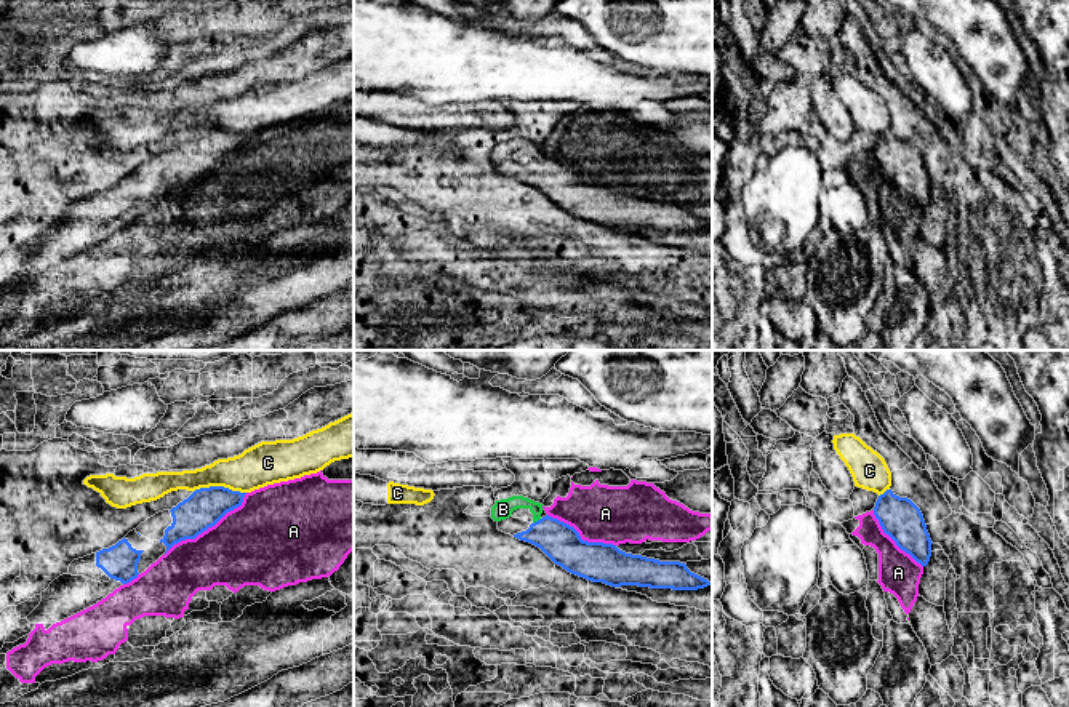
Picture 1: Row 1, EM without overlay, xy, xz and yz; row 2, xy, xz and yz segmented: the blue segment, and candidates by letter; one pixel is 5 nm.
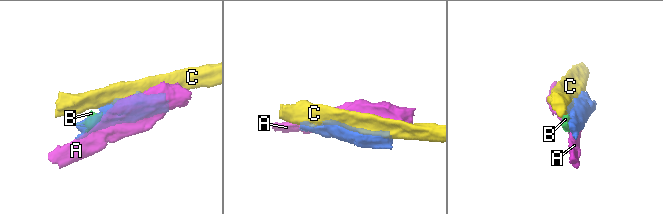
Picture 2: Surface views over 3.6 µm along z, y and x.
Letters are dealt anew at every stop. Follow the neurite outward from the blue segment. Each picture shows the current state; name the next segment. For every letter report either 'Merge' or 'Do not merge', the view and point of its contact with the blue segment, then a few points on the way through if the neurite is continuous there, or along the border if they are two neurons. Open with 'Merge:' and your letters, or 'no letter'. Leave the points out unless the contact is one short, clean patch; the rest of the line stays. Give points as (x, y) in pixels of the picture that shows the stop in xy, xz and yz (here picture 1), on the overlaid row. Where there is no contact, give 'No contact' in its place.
Merge: B
A: Do not merge. Touches blue at xy (208, 527)
B: Merge. Touches blue at xz (538, 520)
C: Do not merge. Touches blue at xy (220, 487)

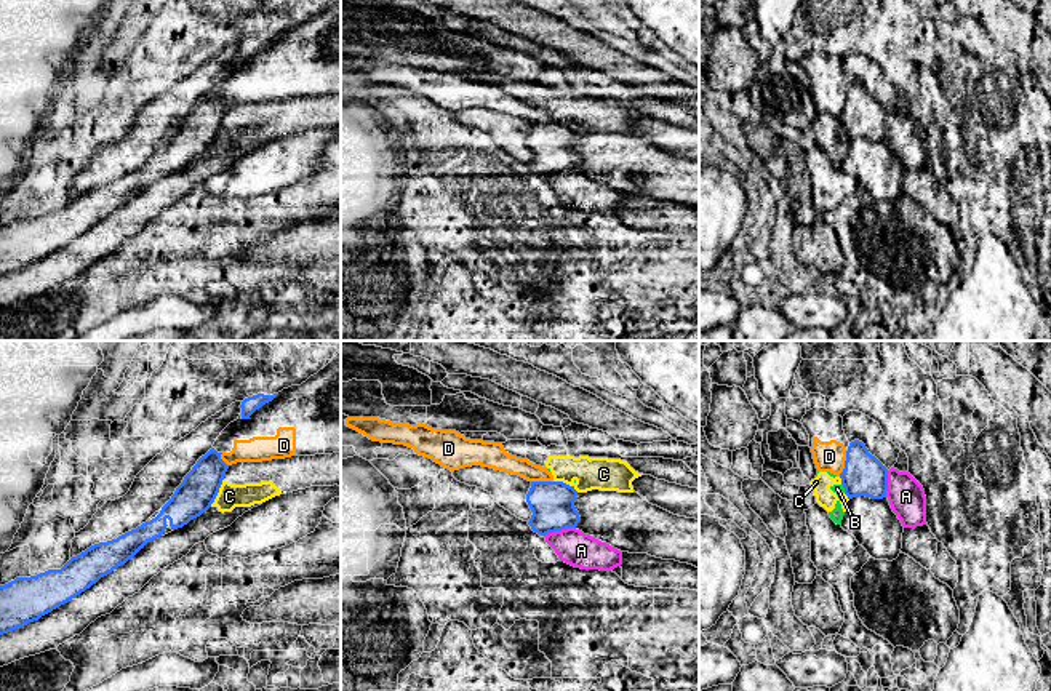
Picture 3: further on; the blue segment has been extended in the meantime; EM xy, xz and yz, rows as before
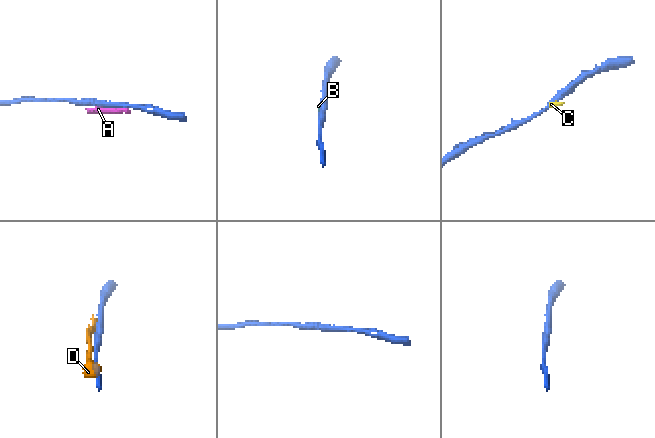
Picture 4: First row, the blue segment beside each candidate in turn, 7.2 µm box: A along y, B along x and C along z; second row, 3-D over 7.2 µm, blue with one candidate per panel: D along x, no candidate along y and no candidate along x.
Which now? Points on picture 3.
Merge: no letter
A: Do not merge. Touches blue at xz (559, 530)
B: Do not merge. Touches blue at yz (843, 487). Boundary: yz (842, 483), (845, 491)
C: Do not merge. Touches blue at xy (218, 491). Boundary: xy (223, 479), (218, 495), (210, 506)
D: Do not merge. Touches blue at yz (845, 464)

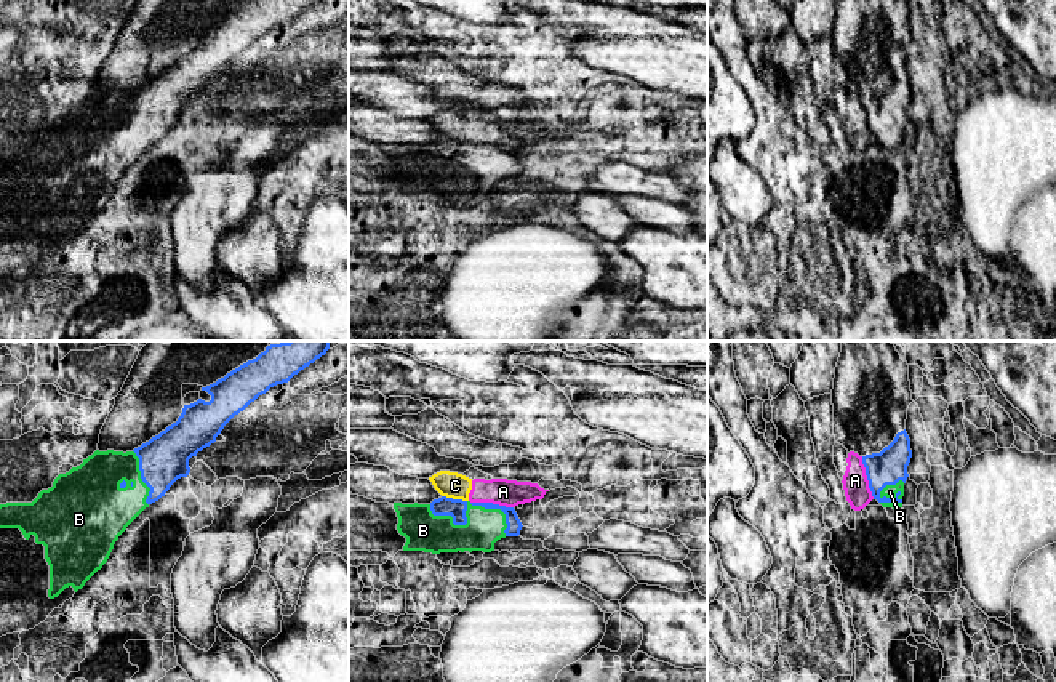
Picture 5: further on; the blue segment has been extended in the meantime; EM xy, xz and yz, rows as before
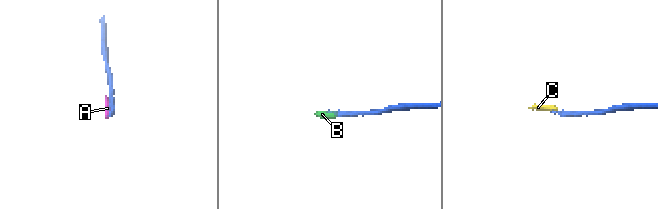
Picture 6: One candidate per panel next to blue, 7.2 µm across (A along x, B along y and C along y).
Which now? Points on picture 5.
Merge: B
A: Do not merge. Touches blue at xz (492, 503)
B: Merge. Touches blue at xz (466, 506)
C: Do not merge. Touches blue at xz (455, 500). Boundary: xz (442, 495), (466, 501)

